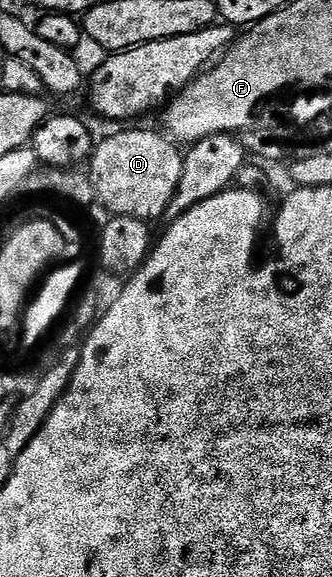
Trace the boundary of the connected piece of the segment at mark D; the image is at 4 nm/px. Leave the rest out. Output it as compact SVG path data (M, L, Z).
M126 127L123 133L114 133L111 137L106 137L97 142L94 147L93 153L90 154L88 158L88 166L90 165L90 169L88 168L88 176L90 178L90 182L94 184L94 195L95 198L100 202L102 201L102 205L107 209L107 214L116 216L116 217L131 217L132 219L140 219L141 221L147 223L154 223L154 220L157 217L160 219L166 217L166 208L168 207L168 203L172 203L172 195L176 195L176 183L180 183L180 171L182 170L182 158L184 156L183 150L179 148L177 144L169 136L163 135L161 132L153 133L150 129L130 129L134 127Z

